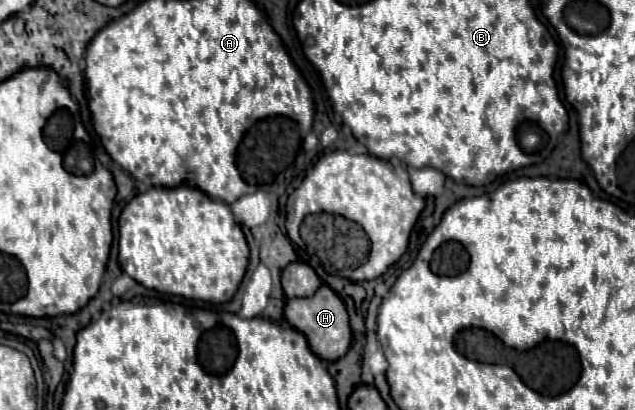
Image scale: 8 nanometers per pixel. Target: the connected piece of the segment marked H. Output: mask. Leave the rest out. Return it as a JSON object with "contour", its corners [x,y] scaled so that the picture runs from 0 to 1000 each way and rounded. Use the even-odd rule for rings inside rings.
{"contour":[[[507,695],[498,720],[491,724],[466,724],[466,729],[454,729],[450,754],[447,754],[447,773],[454,778],[454,788],[460,798],[466,798],[469,807],[476,807],[488,837],[488,851],[517,880],[529,880],[535,876],[548,846],[551,846],[551,827],[554,827],[554,802],[551,802],[551,778],[548,778],[548,759],[542,734],[532,724],[532,715],[526,715],[517,695]]]}

